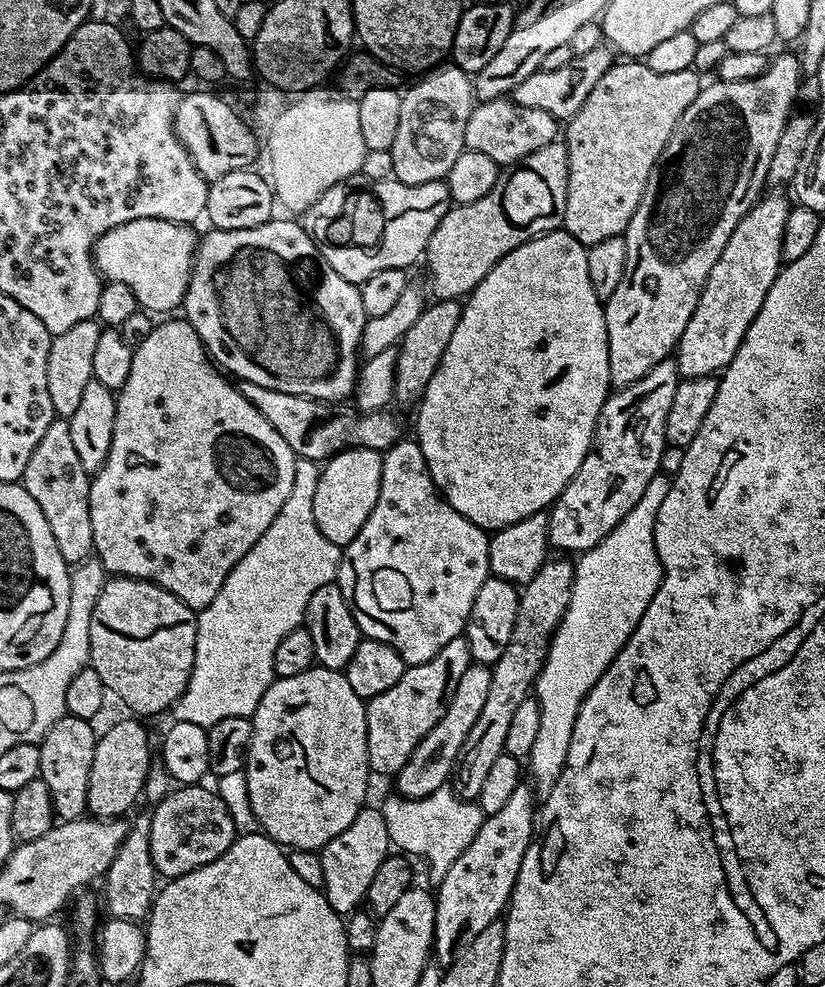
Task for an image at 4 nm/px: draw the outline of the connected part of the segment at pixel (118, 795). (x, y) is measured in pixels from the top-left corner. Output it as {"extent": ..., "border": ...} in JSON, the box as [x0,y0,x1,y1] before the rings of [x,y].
{"extent":[86,718,154,820],"border":[[[136,718],[128,719],[132,720],[120,720],[117,724],[110,725],[105,732],[101,731],[96,742],[94,766],[90,766],[90,786],[86,790],[86,798],[88,799],[88,812],[93,817],[102,820],[120,818],[128,814],[124,812],[130,811],[135,806],[136,799],[138,801],[141,799],[146,774],[152,763],[154,763],[154,744],[152,748],[151,742],[148,741],[147,730],[140,725],[143,723]]]}

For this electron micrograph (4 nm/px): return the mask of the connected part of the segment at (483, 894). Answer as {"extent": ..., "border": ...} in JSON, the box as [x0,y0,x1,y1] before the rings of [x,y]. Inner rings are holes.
{"extent":[432,782,534,966],"border":[[[521,782],[498,814],[485,816],[478,834],[474,834],[474,842],[470,842],[470,846],[462,850],[462,858],[446,870],[446,878],[438,881],[437,888],[440,889],[434,892],[436,917],[432,939],[435,963],[441,966],[454,963],[462,950],[466,950],[466,946],[486,930],[486,926],[497,923],[507,909],[516,885],[516,875],[518,870],[522,870],[522,858],[534,843],[532,800],[533,789]]]}

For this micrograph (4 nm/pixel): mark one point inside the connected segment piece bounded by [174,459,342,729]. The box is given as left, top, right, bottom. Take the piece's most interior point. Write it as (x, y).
(265, 596)

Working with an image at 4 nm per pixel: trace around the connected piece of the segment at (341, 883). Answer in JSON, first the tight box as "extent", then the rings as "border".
{"extent":[319,806,390,914],"border":[[[365,806],[360,809],[354,822],[338,834],[338,838],[330,838],[324,848],[319,849],[322,862],[323,894],[334,911],[351,914],[366,901],[367,890],[374,874],[382,866],[382,862],[390,855],[390,841],[386,834],[386,818],[379,807]]]}

